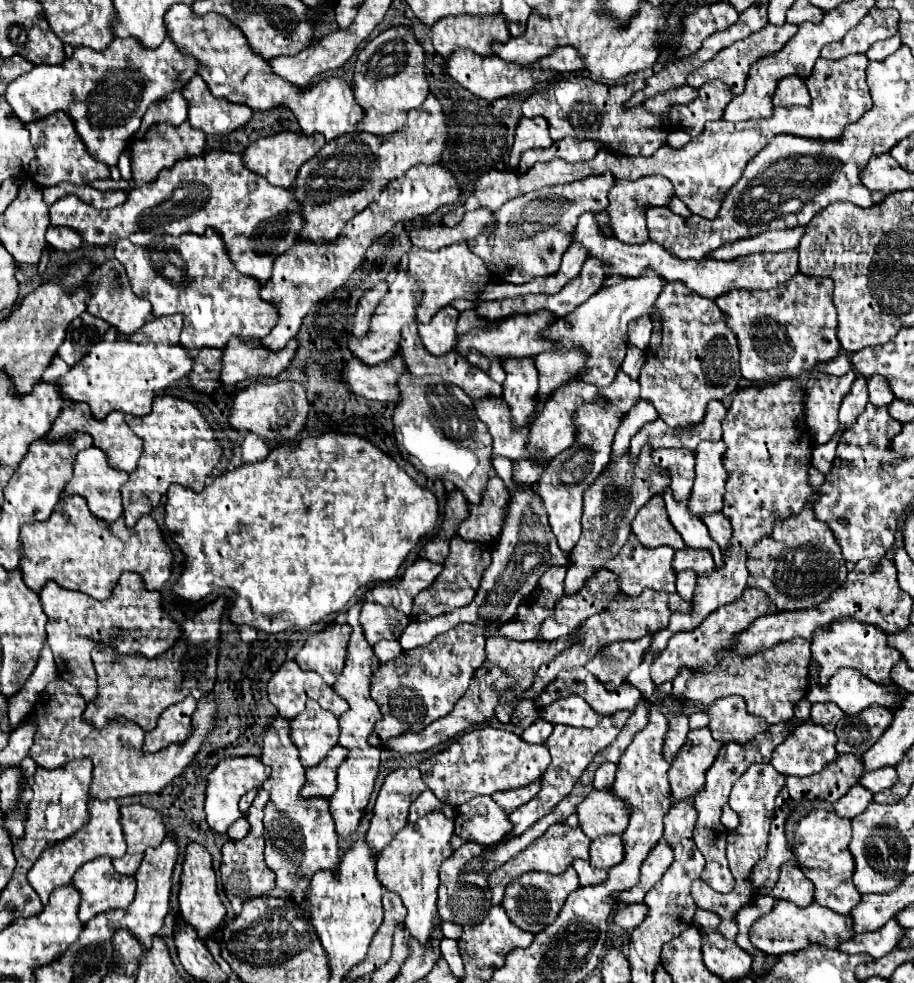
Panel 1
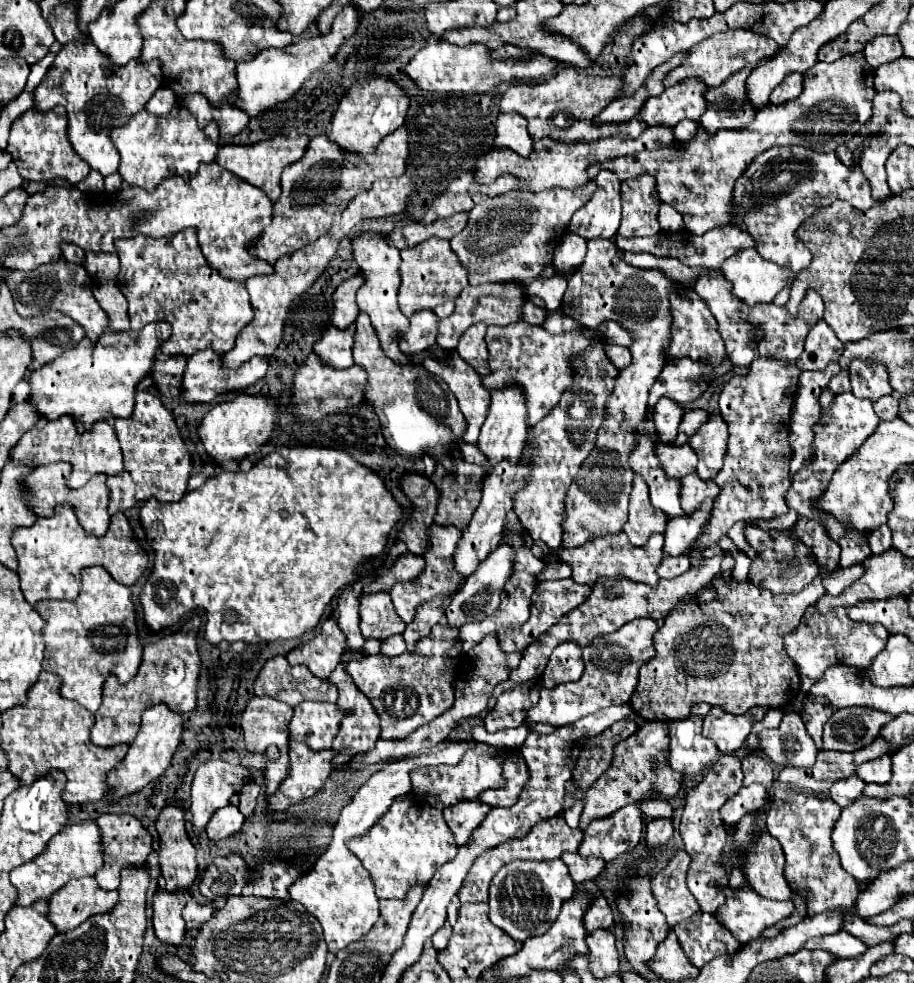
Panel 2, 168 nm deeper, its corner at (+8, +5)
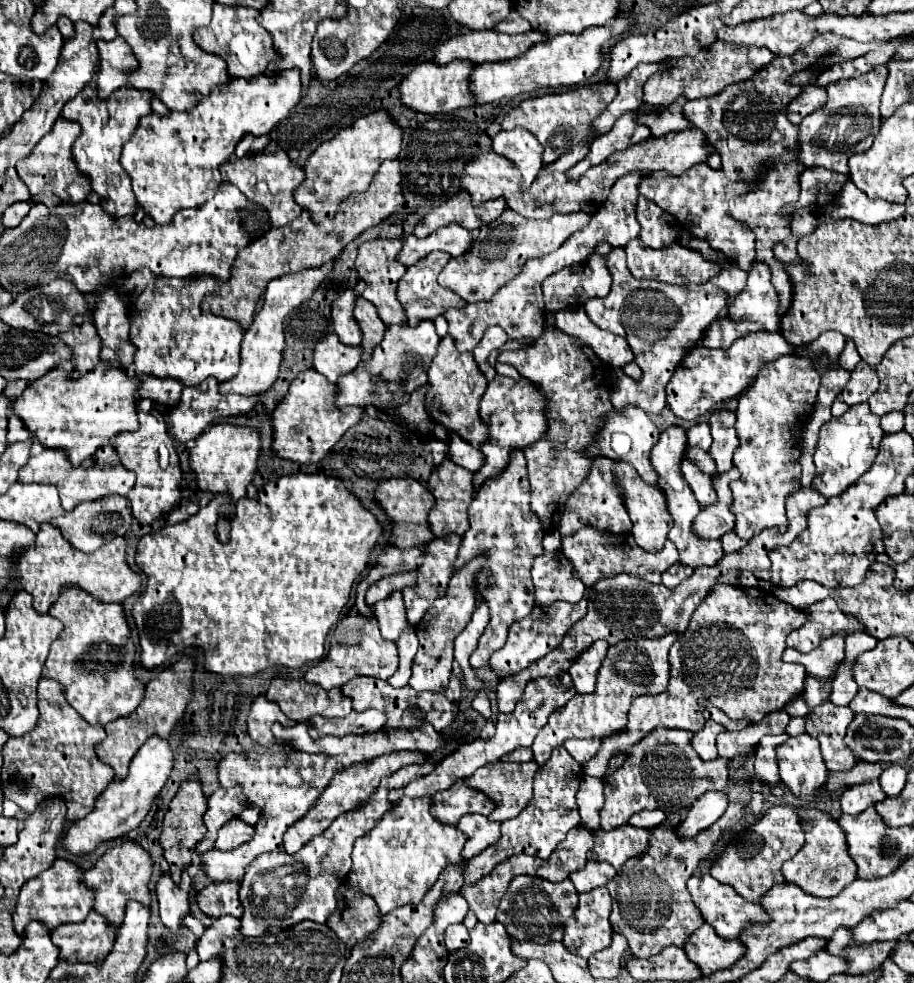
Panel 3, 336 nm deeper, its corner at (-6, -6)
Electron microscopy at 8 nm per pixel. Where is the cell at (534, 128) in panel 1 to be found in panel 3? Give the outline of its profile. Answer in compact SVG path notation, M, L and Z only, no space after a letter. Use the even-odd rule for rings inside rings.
M514 128L510 132L502 130L494 136L492 150L508 158L520 170L520 190L528 190L542 168L542 146L536 142L536 138L522 128Z

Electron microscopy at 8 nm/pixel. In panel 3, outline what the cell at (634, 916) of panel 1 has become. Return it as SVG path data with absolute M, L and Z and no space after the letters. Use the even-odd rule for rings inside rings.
M600 886L578 898L576 914L566 922L562 944L572 954L588 960L594 952L610 946L610 894L606 886Z

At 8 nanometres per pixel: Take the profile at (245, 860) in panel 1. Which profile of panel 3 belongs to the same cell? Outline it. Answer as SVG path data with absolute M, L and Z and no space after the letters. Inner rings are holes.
M222 882L222 884L210 884L202 890L198 890L196 902L202 914L210 918L220 918L220 916L242 916L242 904L238 900L238 888L240 884L234 882Z

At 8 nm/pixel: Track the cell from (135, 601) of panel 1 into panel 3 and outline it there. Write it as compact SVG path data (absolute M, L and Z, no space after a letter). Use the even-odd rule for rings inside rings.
M62 586L58 600L50 608L50 614L64 624L64 630L60 632L60 636L56 638L56 642L50 648L42 676L60 682L70 706L90 724L108 724L114 718L132 714L142 700L144 684L138 682L134 676L134 664L136 664L138 652L130 638L130 630L128 630L122 606L120 604L102 604L88 594L82 594L82 590L78 590L78 586Z

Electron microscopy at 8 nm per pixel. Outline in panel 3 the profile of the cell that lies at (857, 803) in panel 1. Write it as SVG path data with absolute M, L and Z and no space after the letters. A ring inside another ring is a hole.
M872 780L872 782L862 782L862 784L848 786L842 792L840 806L842 806L844 814L856 816L856 814L864 812L866 808L874 806L876 802L880 802L884 798L886 798L886 794L884 794L882 786L878 784L878 780Z

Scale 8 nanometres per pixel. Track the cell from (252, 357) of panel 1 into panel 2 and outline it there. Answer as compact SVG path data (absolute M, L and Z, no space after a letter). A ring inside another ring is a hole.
M212 347L194 353L188 359L188 367L184 371L184 379L182 379L182 389L184 389L184 397L188 403L210 403L218 393L226 393L226 391L240 391L246 389L250 385L254 385L258 379L262 379L268 371L268 357L252 357L248 363L242 363L238 369L228 369L224 367L222 355L216 353Z

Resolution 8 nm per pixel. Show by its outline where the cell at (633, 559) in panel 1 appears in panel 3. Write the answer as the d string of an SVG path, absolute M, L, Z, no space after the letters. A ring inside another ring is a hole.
M584 526L572 536L562 536L562 554L570 560L574 568L574 576L580 578L586 586L592 586L598 578L606 578L612 574L630 574L636 578L644 578L652 584L660 584L660 576L668 570L674 562L678 562L678 550L674 542L666 542L660 552L646 552L642 550L632 534L612 534L600 532L594 526Z

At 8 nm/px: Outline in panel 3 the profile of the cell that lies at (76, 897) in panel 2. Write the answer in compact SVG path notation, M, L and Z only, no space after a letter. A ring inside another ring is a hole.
M92 910L80 924L62 924L54 928L50 938L54 946L58 946L62 960L102 966L114 944L114 930Z

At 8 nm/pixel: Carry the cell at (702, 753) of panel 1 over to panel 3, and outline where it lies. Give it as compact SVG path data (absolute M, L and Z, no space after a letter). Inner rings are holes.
M706 720L706 726L694 734L694 750L702 760L714 760L718 756L716 752L716 736L724 732L726 728L722 724L716 724L714 720Z

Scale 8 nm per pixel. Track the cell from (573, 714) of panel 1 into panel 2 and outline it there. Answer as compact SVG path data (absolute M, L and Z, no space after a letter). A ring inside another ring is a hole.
M636 619L626 623L622 629L596 637L588 647L584 647L582 657L586 663L586 671L580 681L556 685L554 689L542 689L538 705L528 711L528 723L548 723L560 727L564 723L578 721L590 713L606 709L610 705L628 703L632 691L638 683L640 667L652 659L654 645L652 635L658 625L652 619Z

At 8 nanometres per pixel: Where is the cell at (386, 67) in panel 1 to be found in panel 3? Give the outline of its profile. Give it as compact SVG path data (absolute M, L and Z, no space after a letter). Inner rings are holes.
M372 112L358 118L350 128L340 130L332 140L322 142L304 164L304 182L294 190L294 200L318 222L320 214L334 214L344 198L364 192L376 170L386 158L396 158L400 152L402 130L394 124L388 112Z

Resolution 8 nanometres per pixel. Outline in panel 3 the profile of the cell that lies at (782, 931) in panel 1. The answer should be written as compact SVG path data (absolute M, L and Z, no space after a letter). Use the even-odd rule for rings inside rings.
M694 874L688 880L688 892L690 892L696 908L704 916L704 920L716 930L718 936L722 936L726 940L736 940L742 926L748 926L754 922L766 922L766 912L762 910L762 906L758 906L756 902L748 902L748 900L740 898L734 892L734 888L716 882L716 878L712 878L710 874Z

